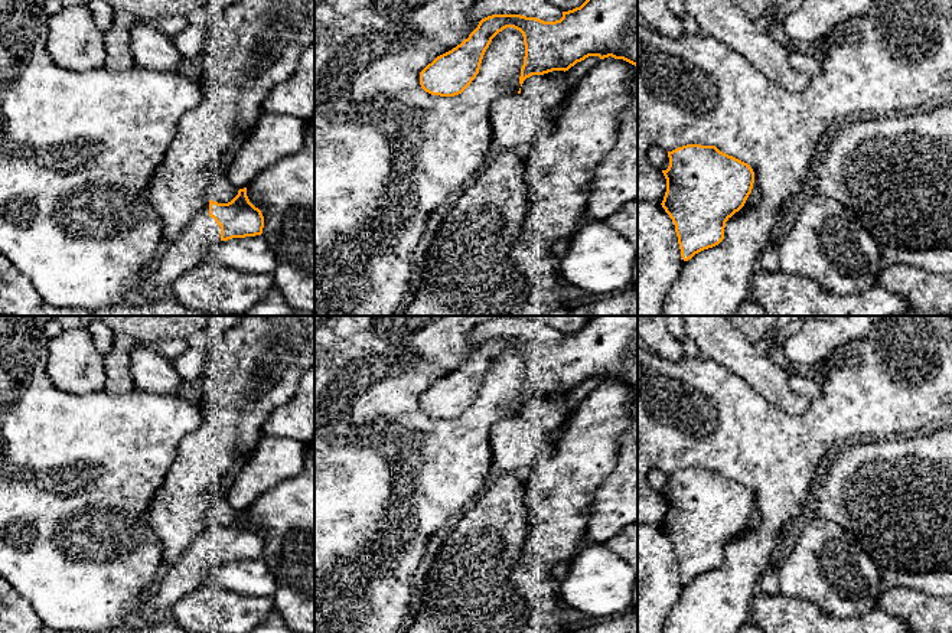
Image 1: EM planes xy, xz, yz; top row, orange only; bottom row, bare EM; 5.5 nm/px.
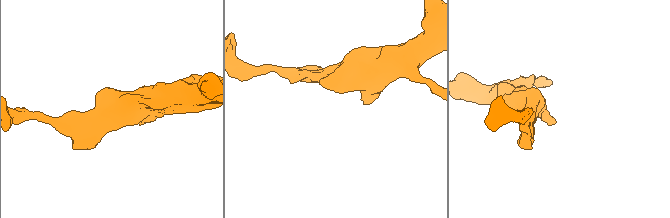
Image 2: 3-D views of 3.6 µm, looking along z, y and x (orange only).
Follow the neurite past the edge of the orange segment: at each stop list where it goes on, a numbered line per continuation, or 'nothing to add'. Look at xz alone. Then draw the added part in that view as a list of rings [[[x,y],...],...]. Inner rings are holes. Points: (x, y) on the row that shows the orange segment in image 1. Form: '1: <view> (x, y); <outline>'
nothing to add

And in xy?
1: xy (201, 237); [[[209,202],[203,211],[183,229],[180,238],[163,247],[154,271],[134,294],[134,301],[151,303],[170,297],[173,283],[186,271],[209,260],[221,242],[221,226],[209,216]]]

